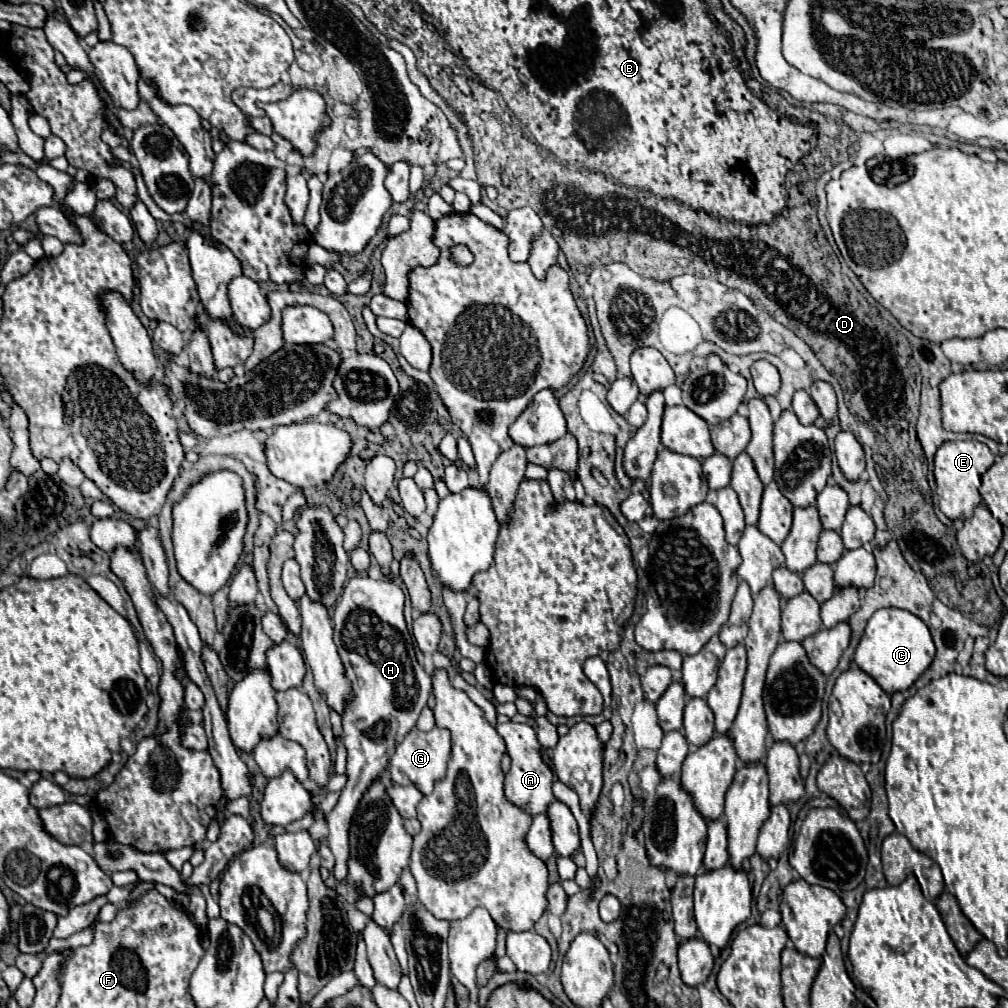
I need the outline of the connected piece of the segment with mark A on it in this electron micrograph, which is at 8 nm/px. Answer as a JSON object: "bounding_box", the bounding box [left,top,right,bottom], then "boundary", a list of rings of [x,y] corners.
{"bounding_box":[496,721,556,815],"boundary":[[[508,721],[504,725],[496,725],[496,731],[506,741],[508,755],[510,755],[510,761],[512,761],[510,775],[506,775],[506,785],[504,785],[506,797],[512,803],[516,803],[518,807],[526,809],[530,815],[544,813],[548,809],[548,803],[556,801],[554,795],[552,795],[554,773],[542,759],[542,745],[536,739],[536,731],[530,725],[516,723],[516,721]]]}

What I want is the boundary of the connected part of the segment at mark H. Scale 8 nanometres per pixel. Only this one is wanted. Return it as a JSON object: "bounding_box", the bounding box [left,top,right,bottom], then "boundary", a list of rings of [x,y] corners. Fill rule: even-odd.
{"bounding_box":[326,575,432,881],"boundary":[[[356,575],[346,585],[342,599],[334,609],[334,643],[348,681],[352,683],[352,703],[348,703],[348,711],[342,715],[344,745],[348,749],[348,783],[342,789],[336,807],[326,817],[330,827],[328,845],[336,857],[332,871],[336,881],[348,879],[348,829],[362,793],[384,773],[390,759],[388,751],[394,751],[396,741],[402,741],[416,725],[432,691],[432,679],[420,667],[414,645],[410,645],[412,635],[404,621],[404,599],[406,597],[394,583],[388,583],[386,589],[386,583],[380,587],[380,581]]]}

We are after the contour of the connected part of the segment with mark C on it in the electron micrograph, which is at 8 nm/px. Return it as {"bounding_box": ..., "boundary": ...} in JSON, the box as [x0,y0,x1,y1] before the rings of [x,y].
{"bounding_box":[854,609,936,693],"boundary":[[[878,609],[868,625],[866,631],[856,647],[854,663],[868,673],[886,693],[906,691],[932,663],[936,655],[936,647],[930,635],[928,625],[904,609]]]}

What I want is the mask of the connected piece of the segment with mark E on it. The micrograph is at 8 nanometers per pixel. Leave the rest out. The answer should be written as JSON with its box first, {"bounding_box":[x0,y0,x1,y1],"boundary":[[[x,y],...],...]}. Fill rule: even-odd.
{"bounding_box":[934,441,994,519],"boundary":[[[946,441],[934,456],[934,477],[938,507],[948,519],[970,519],[980,503],[980,477],[994,465],[994,455],[980,441]]]}

